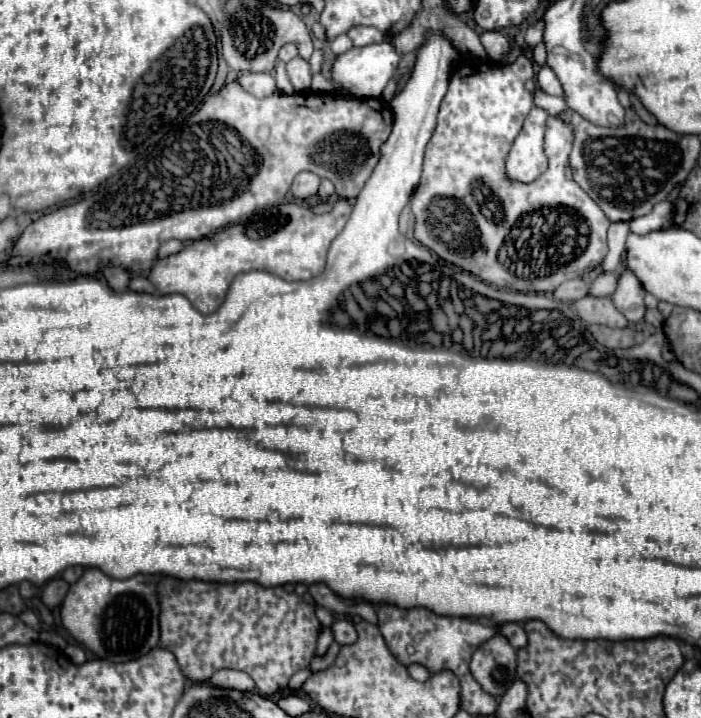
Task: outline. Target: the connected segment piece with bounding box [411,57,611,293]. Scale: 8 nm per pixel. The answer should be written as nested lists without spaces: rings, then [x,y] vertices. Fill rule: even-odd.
[[[517,57],[515,63],[509,65],[461,61],[455,63],[455,69],[439,107],[437,127],[431,135],[431,143],[427,143],[419,187],[411,197],[415,239],[435,251],[443,261],[473,273],[481,281],[523,293],[549,293],[563,281],[581,277],[589,267],[601,265],[607,255],[607,229],[611,221],[605,217],[601,207],[573,181],[567,163],[569,155],[551,155],[551,167],[531,183],[515,183],[505,175],[505,155],[533,105],[533,97],[525,89],[525,81],[535,77],[533,61],[527,57]],[[461,209],[471,213],[471,227],[475,229],[469,233],[475,237],[465,237],[469,233],[465,227],[461,227]]]

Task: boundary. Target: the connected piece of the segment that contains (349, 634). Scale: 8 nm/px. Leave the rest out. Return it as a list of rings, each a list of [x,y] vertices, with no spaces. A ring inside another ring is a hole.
[[[337,621],[333,623],[333,635],[335,635],[335,641],[339,645],[349,645],[349,643],[355,643],[357,641],[357,631],[355,631],[355,625],[349,623],[349,621]]]

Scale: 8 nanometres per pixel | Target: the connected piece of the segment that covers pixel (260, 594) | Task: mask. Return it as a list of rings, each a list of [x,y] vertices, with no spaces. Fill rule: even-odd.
[[[161,577],[157,581],[159,595],[159,627],[161,627],[161,647],[169,649],[183,675],[191,683],[207,681],[219,669],[239,669],[251,675],[257,685],[259,695],[275,695],[283,691],[293,673],[309,667],[315,657],[317,637],[321,623],[315,615],[315,607],[303,601],[295,593],[287,593],[283,587],[267,589],[257,583],[205,583],[205,581],[179,581],[173,577]]]

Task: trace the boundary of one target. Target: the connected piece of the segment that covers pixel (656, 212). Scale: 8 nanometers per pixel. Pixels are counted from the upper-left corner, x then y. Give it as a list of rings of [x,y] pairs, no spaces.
[[[663,201],[655,205],[655,209],[649,215],[631,219],[629,227],[631,227],[631,233],[637,233],[637,235],[647,235],[647,231],[659,231],[663,227],[673,227],[673,203]]]

